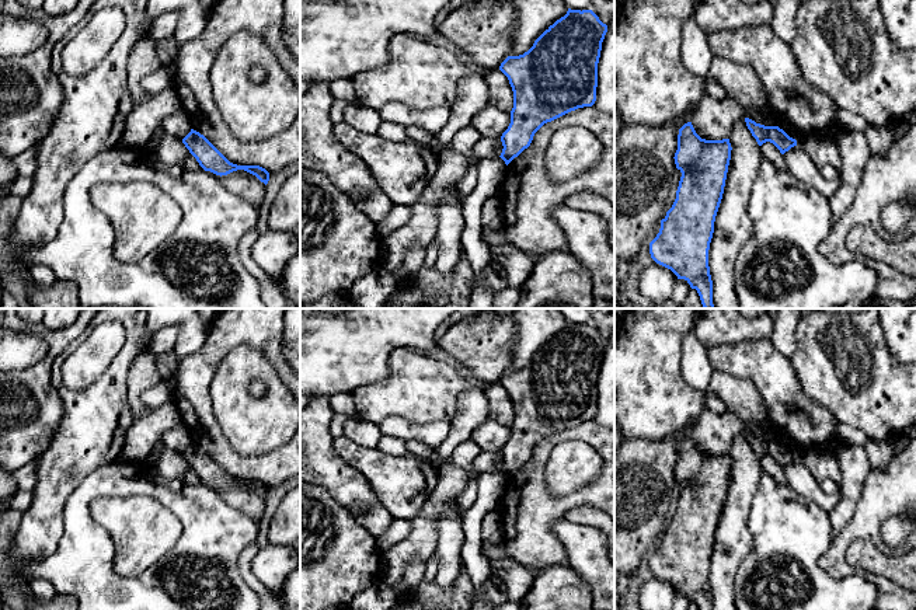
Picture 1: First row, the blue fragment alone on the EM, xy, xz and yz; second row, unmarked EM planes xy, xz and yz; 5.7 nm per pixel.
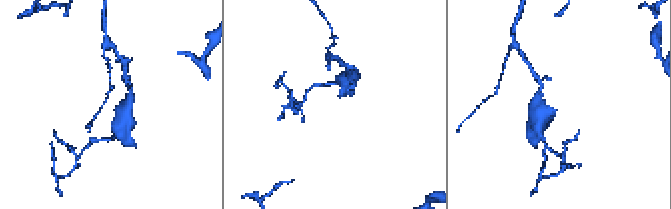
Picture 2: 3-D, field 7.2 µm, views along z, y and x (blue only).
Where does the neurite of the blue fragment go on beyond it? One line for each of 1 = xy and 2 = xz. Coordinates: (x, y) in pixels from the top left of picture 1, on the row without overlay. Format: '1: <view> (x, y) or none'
1: none
2: none

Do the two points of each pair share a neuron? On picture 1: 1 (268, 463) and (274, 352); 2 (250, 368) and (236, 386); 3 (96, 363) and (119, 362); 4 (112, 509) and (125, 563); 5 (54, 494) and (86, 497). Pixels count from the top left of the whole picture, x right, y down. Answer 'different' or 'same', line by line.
1: same
2: same
3: different
4: same
5: different

